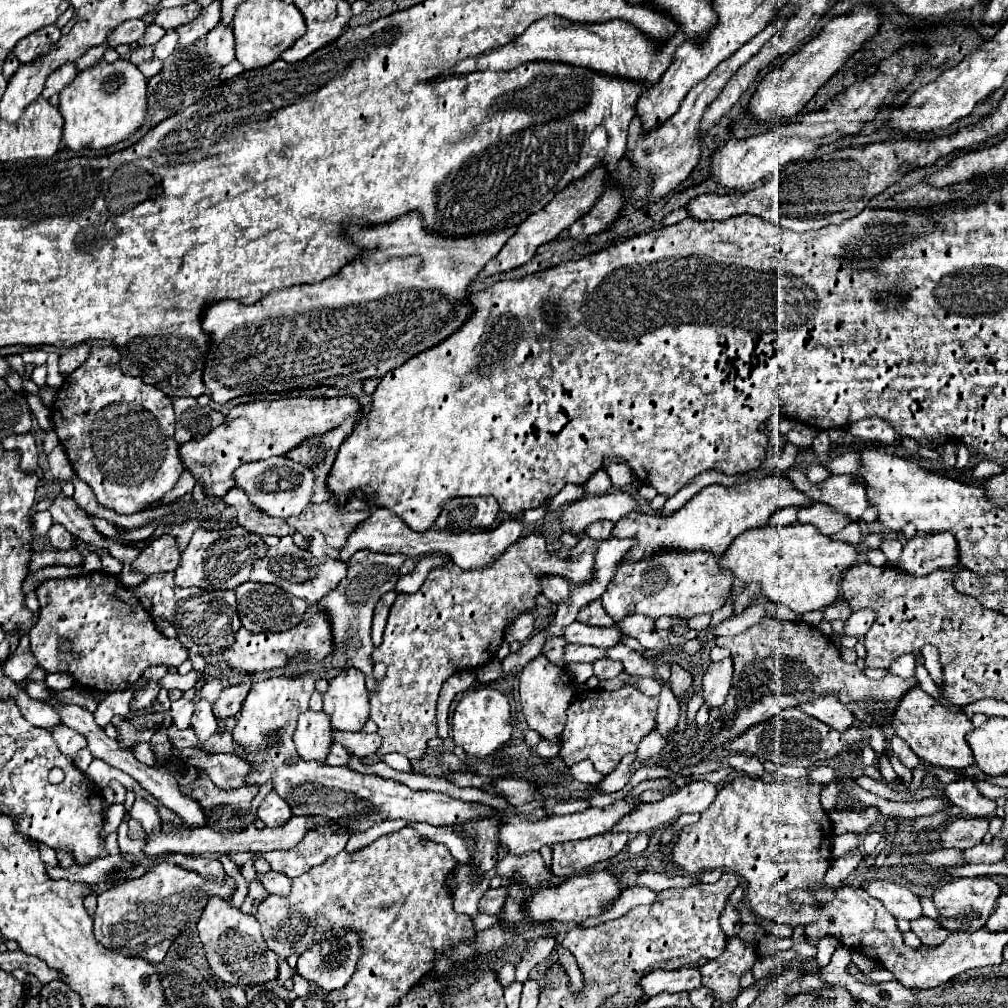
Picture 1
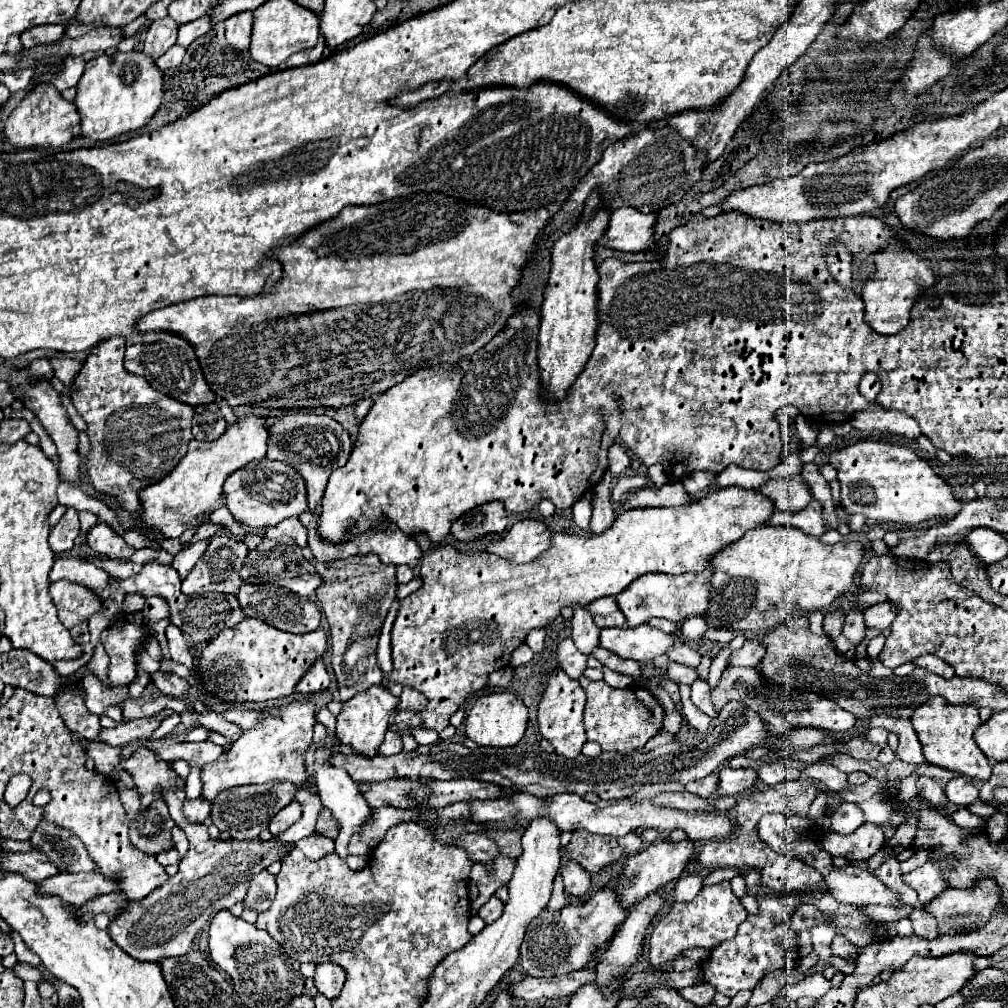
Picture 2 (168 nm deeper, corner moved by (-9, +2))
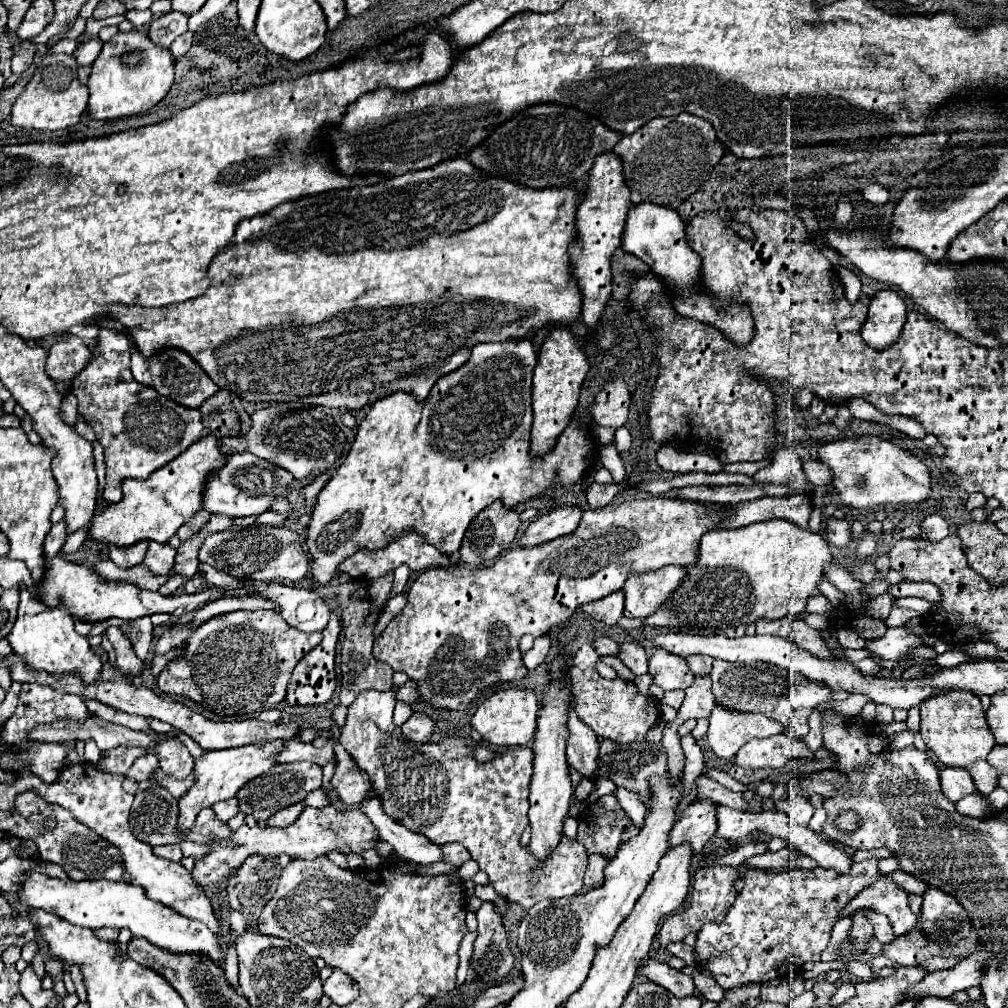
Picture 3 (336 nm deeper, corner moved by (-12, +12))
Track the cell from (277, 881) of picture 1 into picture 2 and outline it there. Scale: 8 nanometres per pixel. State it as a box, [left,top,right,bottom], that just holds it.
[244,870,276,912]

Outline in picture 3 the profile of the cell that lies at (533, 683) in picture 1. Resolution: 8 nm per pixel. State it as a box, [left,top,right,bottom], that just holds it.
[567,700,599,778]

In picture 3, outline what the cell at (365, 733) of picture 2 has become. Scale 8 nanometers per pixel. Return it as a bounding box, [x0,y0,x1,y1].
[339,692,587,912]

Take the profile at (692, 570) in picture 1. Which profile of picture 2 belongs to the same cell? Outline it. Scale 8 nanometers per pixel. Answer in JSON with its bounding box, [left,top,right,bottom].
[616,568,712,628]

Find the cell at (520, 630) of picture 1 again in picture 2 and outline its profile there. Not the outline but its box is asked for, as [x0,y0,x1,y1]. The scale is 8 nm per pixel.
[526,628,546,652]

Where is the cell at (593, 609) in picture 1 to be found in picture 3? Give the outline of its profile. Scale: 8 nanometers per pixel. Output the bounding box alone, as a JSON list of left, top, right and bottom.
[581,592,623,626]

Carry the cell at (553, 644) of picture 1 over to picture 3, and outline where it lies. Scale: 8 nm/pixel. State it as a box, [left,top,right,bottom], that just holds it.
[571,642,601,668]

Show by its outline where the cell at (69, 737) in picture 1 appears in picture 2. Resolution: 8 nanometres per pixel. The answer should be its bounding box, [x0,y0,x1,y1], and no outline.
[98,708,172,746]

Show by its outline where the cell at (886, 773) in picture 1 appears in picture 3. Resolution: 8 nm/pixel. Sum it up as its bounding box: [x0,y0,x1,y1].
[955,792,991,818]

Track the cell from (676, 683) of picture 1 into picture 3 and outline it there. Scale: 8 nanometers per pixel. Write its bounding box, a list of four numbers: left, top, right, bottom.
[649,648,695,690]

